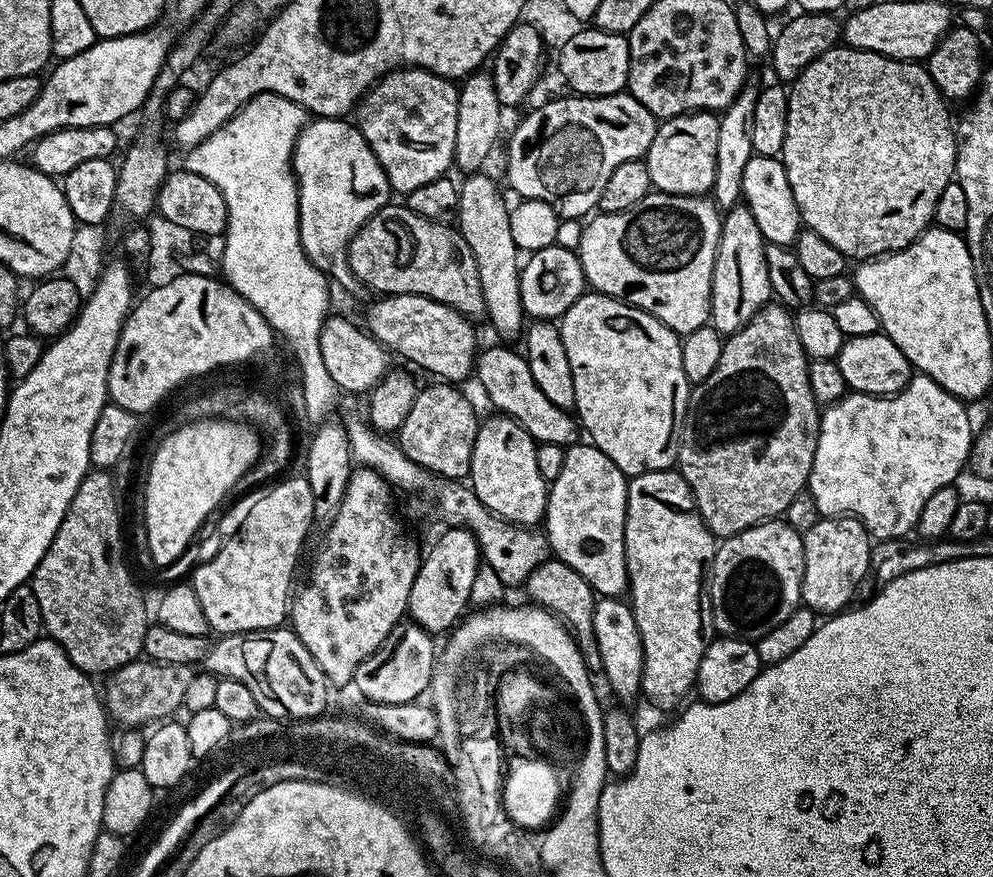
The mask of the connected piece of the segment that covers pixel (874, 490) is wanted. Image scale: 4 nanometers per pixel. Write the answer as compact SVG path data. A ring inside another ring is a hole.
M919 374L913 375L908 381L908 385L901 392L895 392L892 396L871 396L865 392L849 391L841 400L836 400L833 404L827 405L820 413L820 433L818 442L814 450L814 462L808 475L808 487L806 489L814 498L818 506L821 517L831 518L834 516L854 516L864 524L869 537L876 540L887 540L889 542L898 540L909 535L916 527L918 514L922 514L922 506L932 497L937 490L942 490L957 483L956 479L960 476L960 471L965 471L972 454L972 442L974 439L974 427L972 420L968 417L965 401L960 400L954 394L942 390L938 382L934 382L928 376Z

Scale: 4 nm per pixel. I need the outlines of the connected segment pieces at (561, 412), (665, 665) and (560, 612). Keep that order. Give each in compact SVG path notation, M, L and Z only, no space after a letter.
M504 346L485 347L477 355L474 369L475 379L480 379L488 400L497 413L517 420L529 432L533 440L542 444L575 444L581 439L582 432L578 420L567 408L554 406L542 390L538 390L538 382L534 382L534 374L530 374L530 366L519 351L511 352Z
M667 468L666 470L654 470L653 472L643 472L642 474L638 474L637 476L631 477L628 482L628 505L626 506L626 530L624 531L624 537L626 538L626 562L628 563L628 590L627 595L630 597L630 605L632 608L633 616L637 620L638 626L638 634L641 635L642 642L642 650L644 651L644 673L641 676L641 691L643 699L648 699L650 703L653 704L656 708L661 708L662 711L668 712L671 708L679 709L681 707L680 699L683 698L684 695L687 694L688 691L693 691L696 675L698 674L698 666L702 662L702 654L704 653L704 649L706 647L706 639L704 640L704 624L706 628L706 605L709 603L708 599L708 577L712 570L712 563L714 562L714 558L716 557L716 550L718 547L717 537L712 535L712 531L709 530L707 526L704 524L703 518L700 516L699 512L695 510L689 510L689 512L676 512L679 508L689 507L690 497L692 491L690 490L690 486L686 482L686 478L682 478L682 474L679 470L673 470L672 468Z
M549 558L530 574L526 581L527 588L528 596L532 599L529 601L535 607L545 608L552 615L558 617L564 627L572 633L572 639L580 648L580 656L584 660L585 669L589 673L591 671L595 674L599 673L603 666L603 660L599 654L599 646L595 641L594 634L594 608L598 597L586 582L586 578L582 578L582 574L578 574L578 570L566 566L566 562Z

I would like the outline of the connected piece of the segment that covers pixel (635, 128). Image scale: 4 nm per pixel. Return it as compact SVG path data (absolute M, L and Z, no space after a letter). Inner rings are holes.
M631 94L567 95L561 100L546 101L513 130L508 140L508 184L517 192L517 197L548 203L560 220L580 220L599 205L606 178L610 178L622 162L639 160L647 153L650 142L654 142L658 120Z

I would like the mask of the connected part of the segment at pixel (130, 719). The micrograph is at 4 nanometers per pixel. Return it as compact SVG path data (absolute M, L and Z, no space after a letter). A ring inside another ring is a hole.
M147 658L134 660L116 672L107 673L104 688L102 684L102 703L117 725L125 728L151 725L171 717L168 716L171 712L181 711L186 686L190 686L193 675L193 669L186 664L157 664Z

